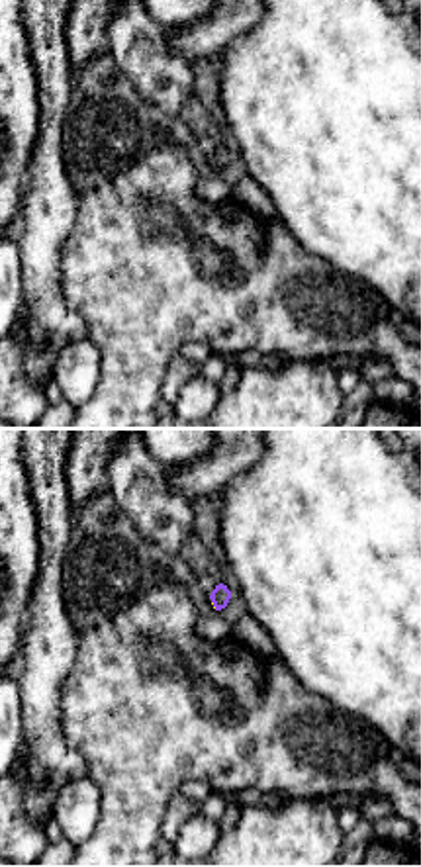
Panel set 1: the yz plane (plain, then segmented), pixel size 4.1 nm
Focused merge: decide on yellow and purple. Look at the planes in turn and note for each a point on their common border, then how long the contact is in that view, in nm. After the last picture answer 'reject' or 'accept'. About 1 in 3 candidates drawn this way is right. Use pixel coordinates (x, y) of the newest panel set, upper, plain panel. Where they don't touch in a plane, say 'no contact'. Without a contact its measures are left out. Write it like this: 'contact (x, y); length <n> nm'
no contact

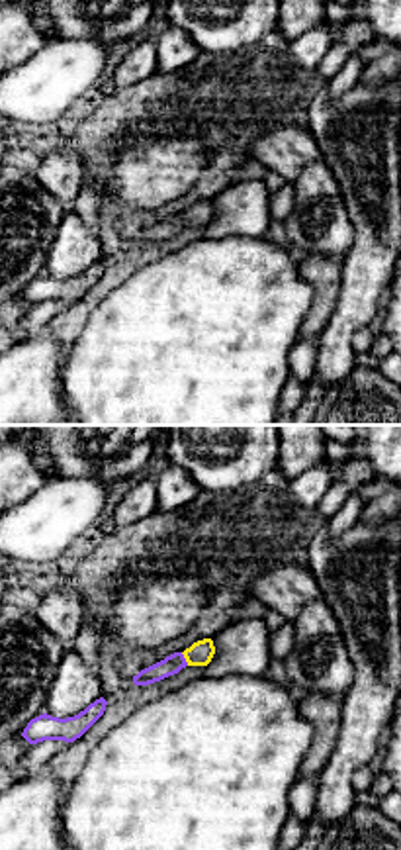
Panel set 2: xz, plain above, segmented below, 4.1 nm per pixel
contact (184, 218); length 70 nm

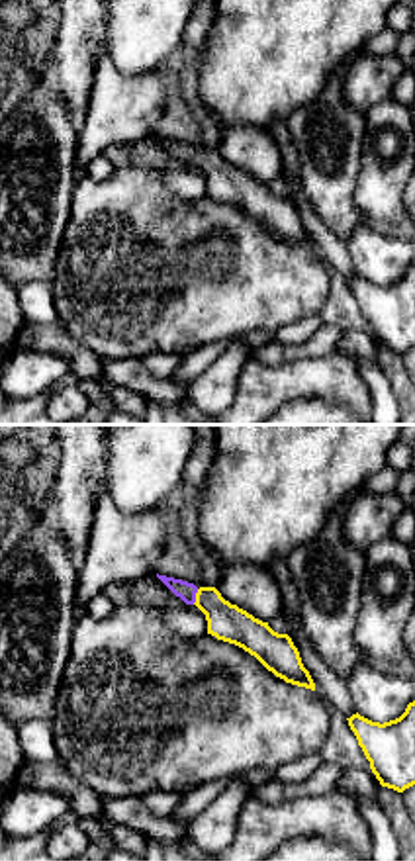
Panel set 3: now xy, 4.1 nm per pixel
contact (196, 159); length 70 nm

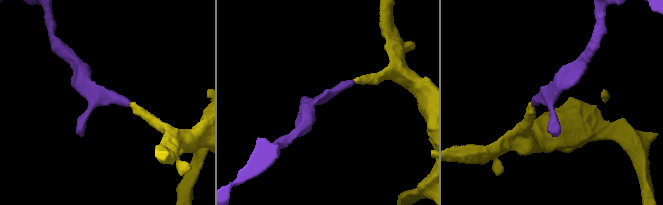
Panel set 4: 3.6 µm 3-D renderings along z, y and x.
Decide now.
accept

